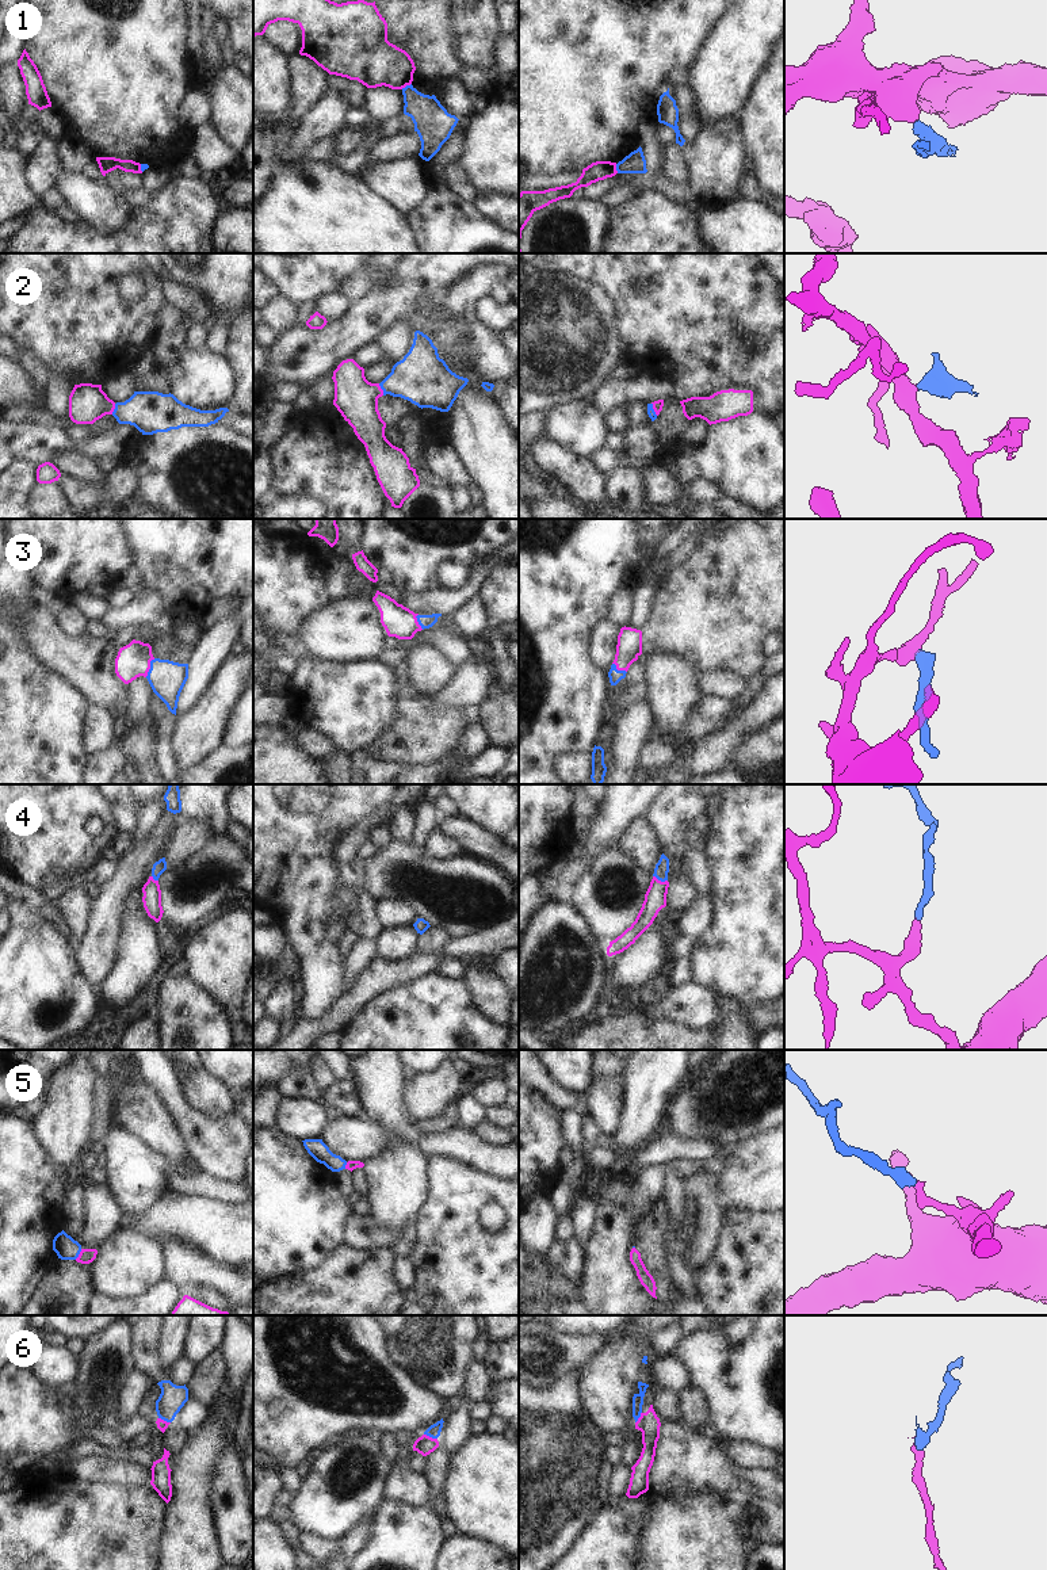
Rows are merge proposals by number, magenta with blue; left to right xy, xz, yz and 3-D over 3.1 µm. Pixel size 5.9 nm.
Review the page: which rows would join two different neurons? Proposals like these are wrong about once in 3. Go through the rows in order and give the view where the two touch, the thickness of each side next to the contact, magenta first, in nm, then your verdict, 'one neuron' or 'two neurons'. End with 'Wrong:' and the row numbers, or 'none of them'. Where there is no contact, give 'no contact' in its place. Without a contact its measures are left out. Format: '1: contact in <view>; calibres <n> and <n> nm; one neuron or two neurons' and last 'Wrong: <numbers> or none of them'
1: contact in xz; calibres 300 and 200 nm; two neurons
2: contact in yz; calibres 60 and 50 nm; one neuron
3: contact in xy; calibres 200 and 220 nm; one neuron
4: contact in yz; calibres 130 and 90 nm; one neuron
5: contact in xy; calibres 90 and 140 nm; one neuron
6: contact in xz; calibres 110 and 80 nm; two neurons
Wrong: 1, 6

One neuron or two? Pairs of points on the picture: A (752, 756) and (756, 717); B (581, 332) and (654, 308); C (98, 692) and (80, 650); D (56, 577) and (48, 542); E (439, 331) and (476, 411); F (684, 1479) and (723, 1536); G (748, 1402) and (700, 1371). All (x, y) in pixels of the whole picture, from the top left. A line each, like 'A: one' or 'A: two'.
A: two
B: two
C: one
D: one
E: one
F: two
G: one

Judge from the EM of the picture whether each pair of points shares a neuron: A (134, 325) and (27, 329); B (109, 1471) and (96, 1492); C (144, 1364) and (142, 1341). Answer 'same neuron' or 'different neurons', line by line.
A: same neuron
B: different neurons
C: same neuron

